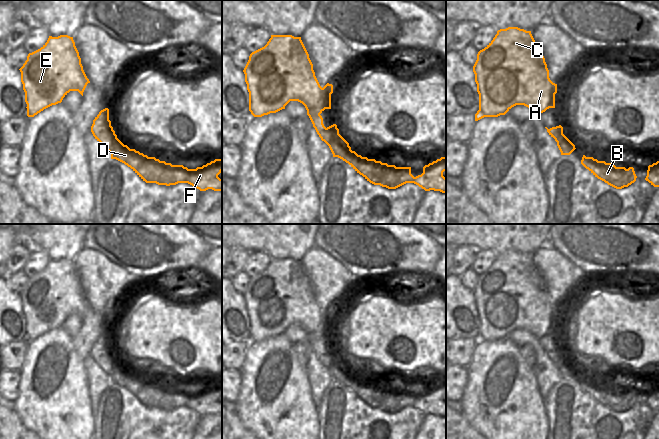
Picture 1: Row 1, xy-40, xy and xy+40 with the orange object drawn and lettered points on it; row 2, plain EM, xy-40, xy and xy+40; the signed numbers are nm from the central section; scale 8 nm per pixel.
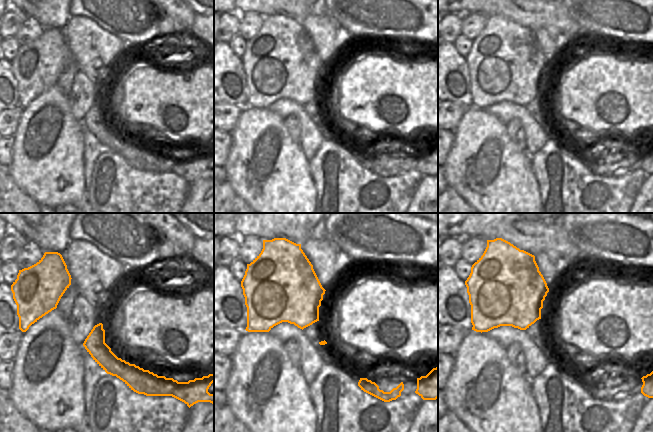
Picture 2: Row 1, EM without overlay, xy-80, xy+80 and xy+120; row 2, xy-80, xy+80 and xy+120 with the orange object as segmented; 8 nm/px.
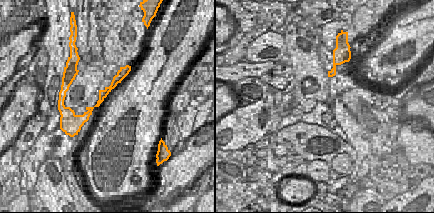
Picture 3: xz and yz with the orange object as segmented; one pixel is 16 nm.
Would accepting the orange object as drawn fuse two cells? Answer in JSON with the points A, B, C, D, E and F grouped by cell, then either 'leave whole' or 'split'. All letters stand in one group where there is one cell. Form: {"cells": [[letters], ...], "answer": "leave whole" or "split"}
{"cells": [["A", "C", "E"], ["B", "D", "F"]], "answer": "split"}

